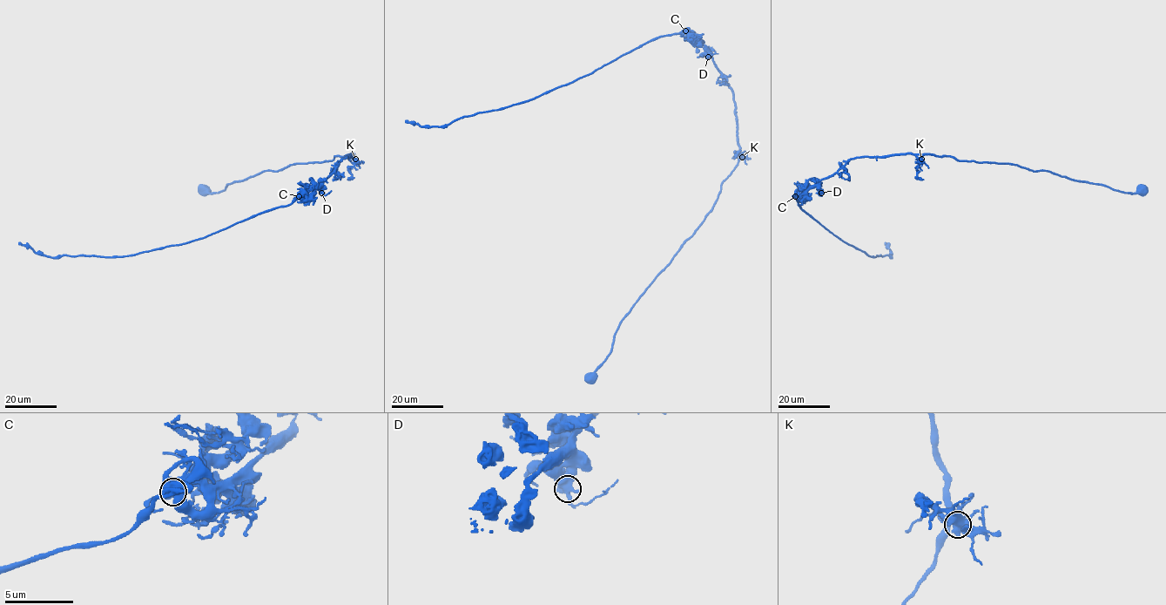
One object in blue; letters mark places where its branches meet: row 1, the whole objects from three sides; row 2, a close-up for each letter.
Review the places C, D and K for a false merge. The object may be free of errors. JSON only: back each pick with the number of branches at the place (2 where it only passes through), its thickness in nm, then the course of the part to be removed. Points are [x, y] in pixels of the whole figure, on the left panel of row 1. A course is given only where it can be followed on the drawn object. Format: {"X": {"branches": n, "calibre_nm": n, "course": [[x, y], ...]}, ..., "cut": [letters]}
{"cut": []}

